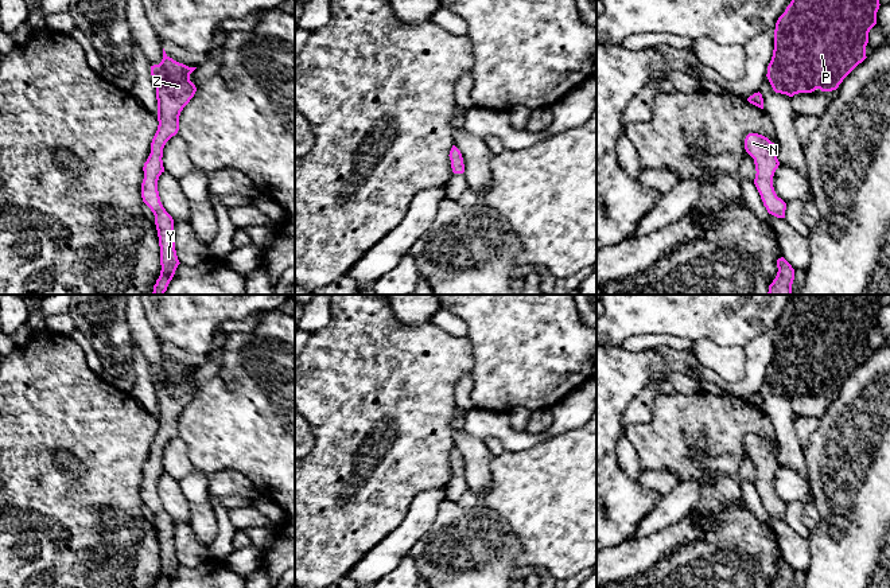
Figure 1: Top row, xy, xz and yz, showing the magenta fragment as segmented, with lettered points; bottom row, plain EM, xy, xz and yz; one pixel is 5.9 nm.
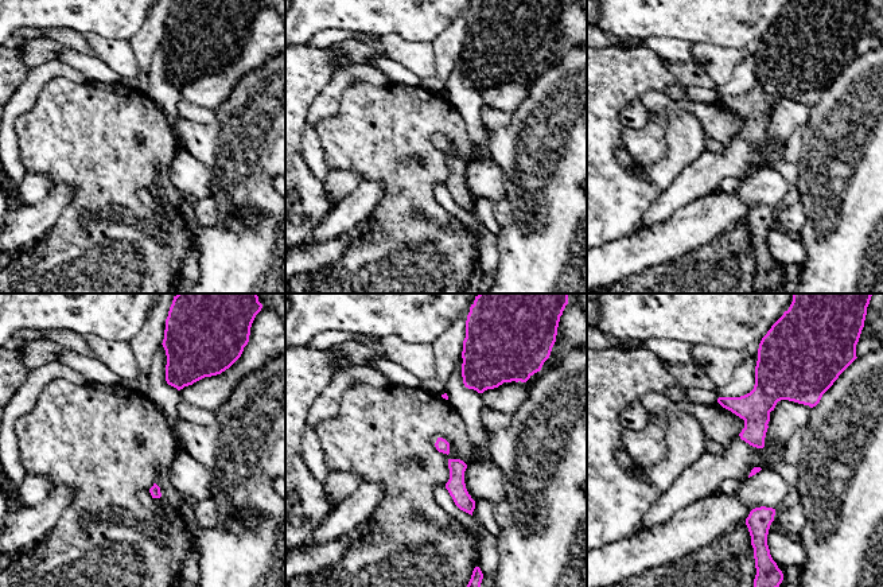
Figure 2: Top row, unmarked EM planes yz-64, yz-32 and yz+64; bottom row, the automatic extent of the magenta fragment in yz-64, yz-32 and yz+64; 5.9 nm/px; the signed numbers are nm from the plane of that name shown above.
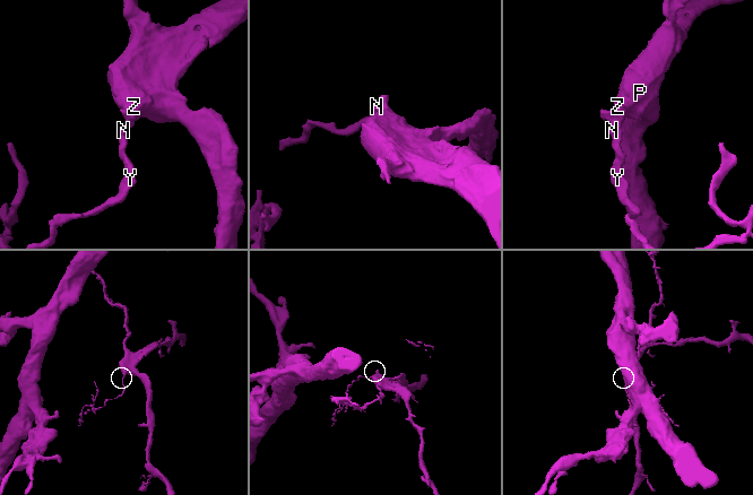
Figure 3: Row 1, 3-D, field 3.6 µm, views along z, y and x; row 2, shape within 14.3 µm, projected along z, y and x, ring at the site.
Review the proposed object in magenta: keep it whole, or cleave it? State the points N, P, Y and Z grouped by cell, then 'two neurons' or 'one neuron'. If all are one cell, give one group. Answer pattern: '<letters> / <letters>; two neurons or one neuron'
N P Y Z; one neuron

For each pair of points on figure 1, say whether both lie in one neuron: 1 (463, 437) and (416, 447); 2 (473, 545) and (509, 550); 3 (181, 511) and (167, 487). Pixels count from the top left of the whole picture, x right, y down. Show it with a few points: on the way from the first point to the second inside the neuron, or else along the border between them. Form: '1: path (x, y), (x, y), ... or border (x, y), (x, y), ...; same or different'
1: border (455, 407), (453, 446); different
2: path (482, 545), (500, 546); same
3: path (177, 506), (170, 493); same

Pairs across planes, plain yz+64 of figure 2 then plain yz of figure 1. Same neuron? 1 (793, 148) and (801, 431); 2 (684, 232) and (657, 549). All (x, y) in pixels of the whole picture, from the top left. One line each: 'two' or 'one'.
1: one
2: one

